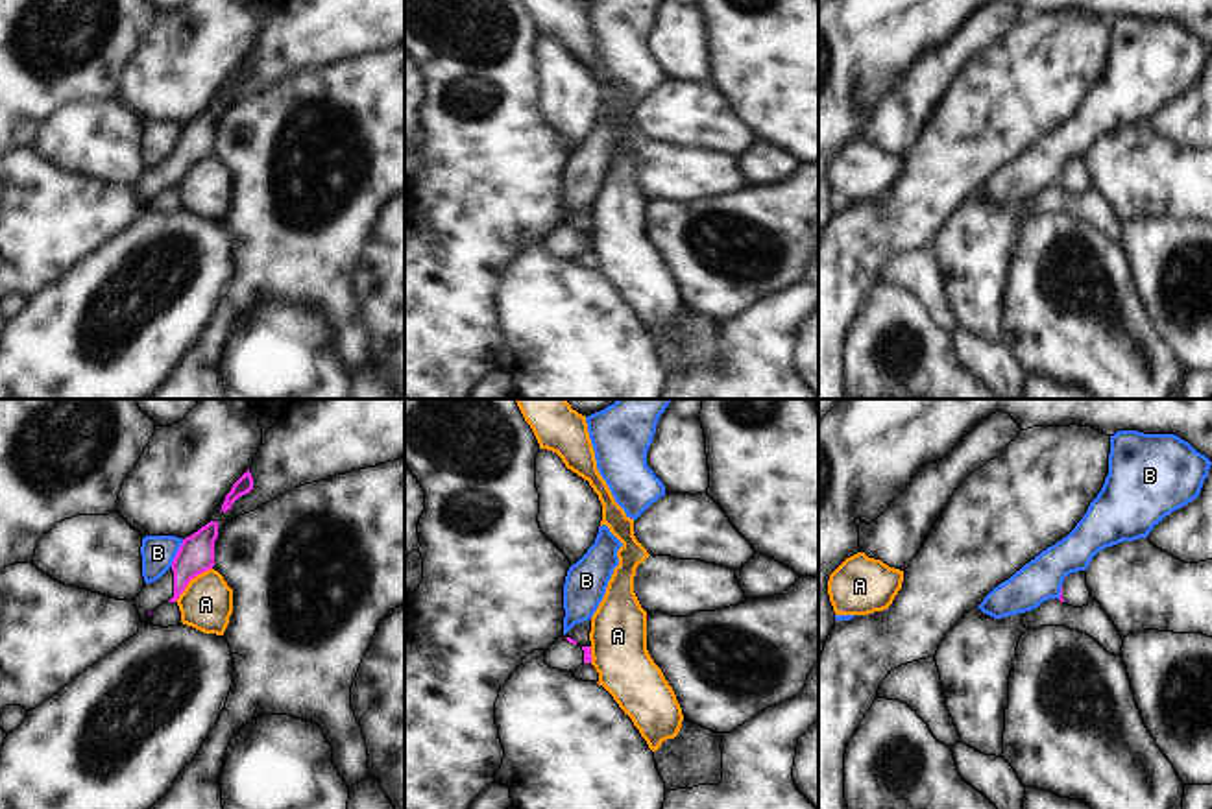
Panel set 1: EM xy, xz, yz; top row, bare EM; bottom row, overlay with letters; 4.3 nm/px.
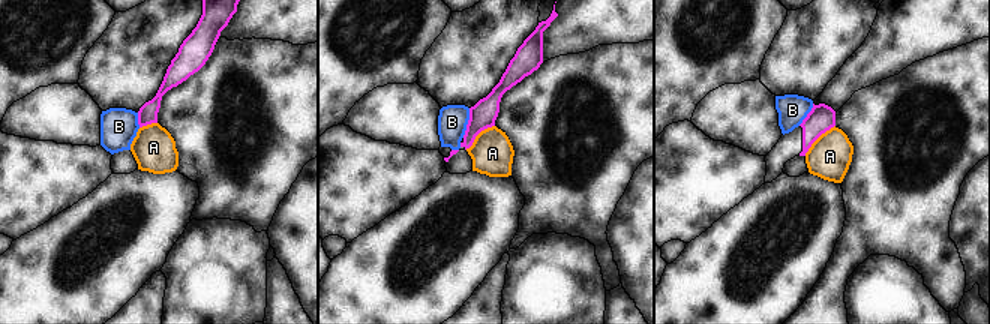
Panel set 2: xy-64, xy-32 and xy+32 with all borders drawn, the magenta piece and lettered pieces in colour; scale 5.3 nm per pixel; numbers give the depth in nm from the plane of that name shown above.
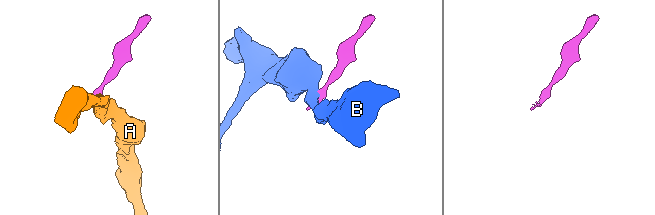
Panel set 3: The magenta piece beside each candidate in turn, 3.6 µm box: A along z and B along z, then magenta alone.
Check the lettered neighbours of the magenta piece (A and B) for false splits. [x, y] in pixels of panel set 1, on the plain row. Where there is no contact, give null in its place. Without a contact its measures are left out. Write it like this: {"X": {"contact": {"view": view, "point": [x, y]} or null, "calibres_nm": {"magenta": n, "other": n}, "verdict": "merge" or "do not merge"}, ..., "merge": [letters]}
{"A": {"contact": {"view": "xy", "point": [191, 165]}, "calibres_nm": {"magenta": 160, "other": 220}, "verdict": "do not merge"}, "B": {"contact": {"view": "xy", "point": [178, 139]}, "calibres_nm": {"magenta": 160, "other": 140}, "verdict": "do not merge"}, "merge": []}

